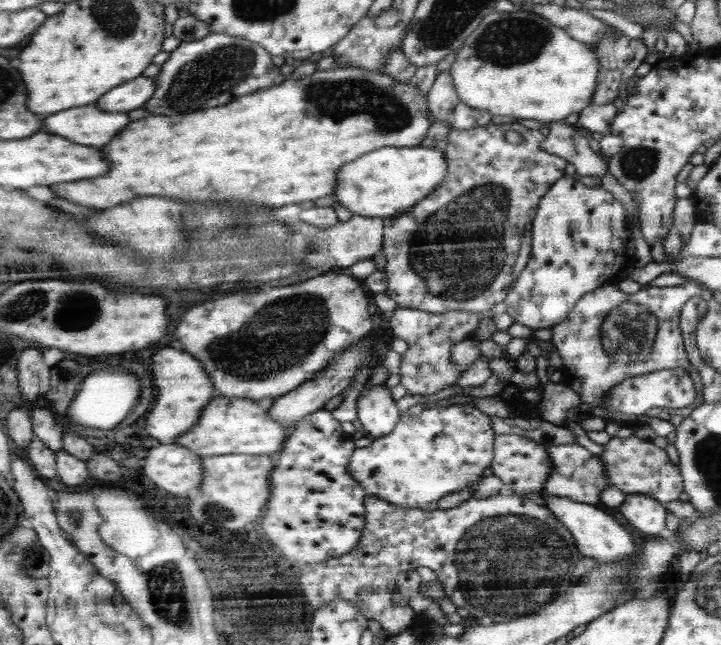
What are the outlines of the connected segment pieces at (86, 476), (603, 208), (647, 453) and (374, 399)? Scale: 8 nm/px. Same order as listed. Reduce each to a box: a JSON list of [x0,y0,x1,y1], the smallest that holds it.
[[58,450,95,490],[503,175,637,330],[600,434,684,505],[356,383,400,439]]

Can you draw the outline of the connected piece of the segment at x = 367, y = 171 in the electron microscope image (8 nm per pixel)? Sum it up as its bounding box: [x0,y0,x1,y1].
[334,147,449,217]

